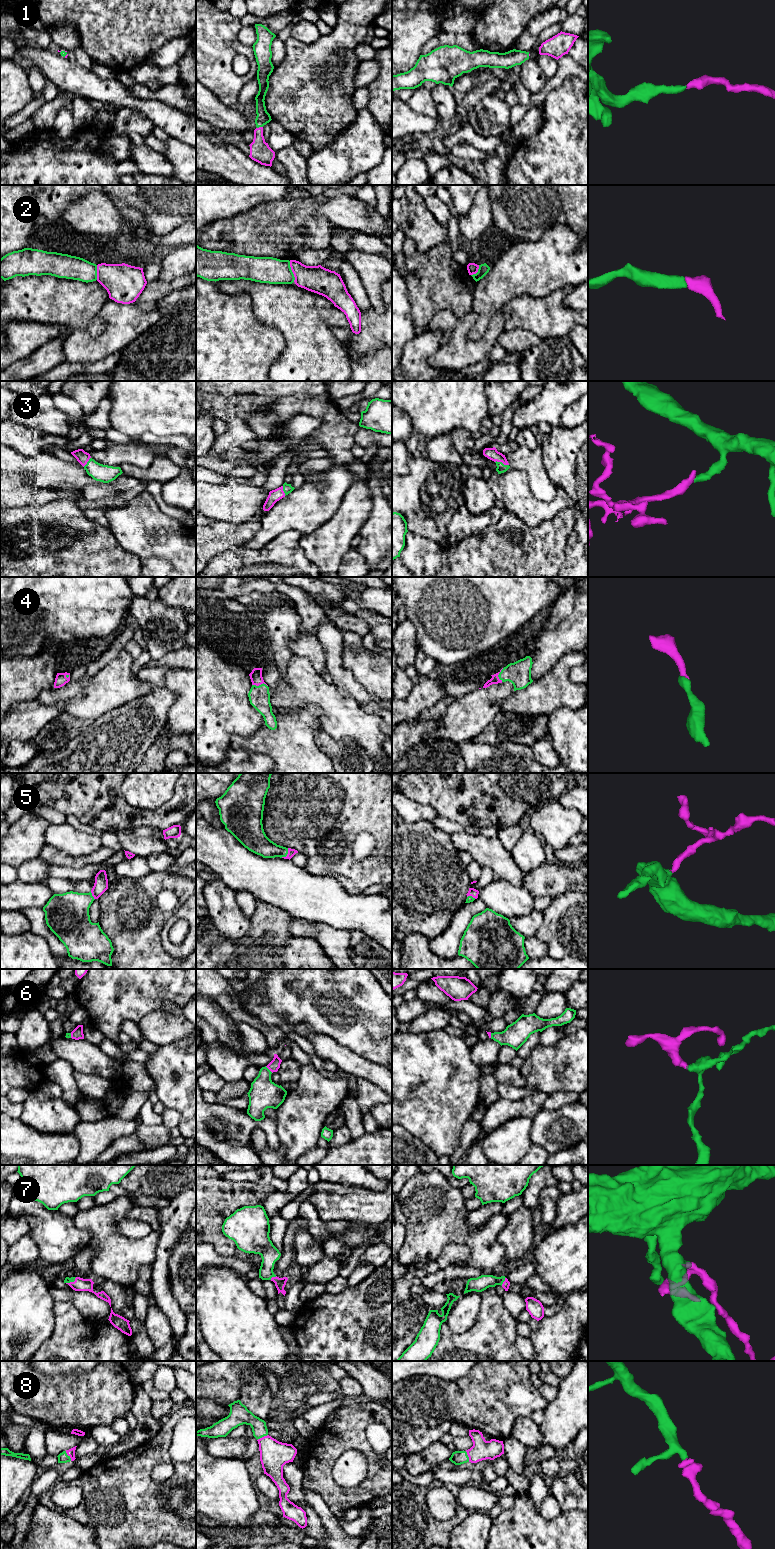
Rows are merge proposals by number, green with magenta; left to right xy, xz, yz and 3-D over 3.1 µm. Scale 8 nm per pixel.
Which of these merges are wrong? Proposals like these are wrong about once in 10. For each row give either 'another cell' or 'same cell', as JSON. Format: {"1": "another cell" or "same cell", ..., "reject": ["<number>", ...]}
{"1": "same cell", "2": "another cell", "3": "same cell", "4": "same cell", "5": "same cell", "6": "same cell", "7": "same cell", "8": "same cell", "reject": ["2"]}

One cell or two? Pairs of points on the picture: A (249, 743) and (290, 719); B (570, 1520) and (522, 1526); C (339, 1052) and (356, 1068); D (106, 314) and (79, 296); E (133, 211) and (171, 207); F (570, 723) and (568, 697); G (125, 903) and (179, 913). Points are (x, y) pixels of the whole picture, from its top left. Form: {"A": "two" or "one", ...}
{"A": "one", "B": "one", "C": "one", "D": "two", "E": "one", "F": "two", "G": "two"}

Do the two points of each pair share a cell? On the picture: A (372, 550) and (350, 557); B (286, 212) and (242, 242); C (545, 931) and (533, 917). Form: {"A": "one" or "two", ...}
{"A": "two", "B": "one", "C": "two"}

